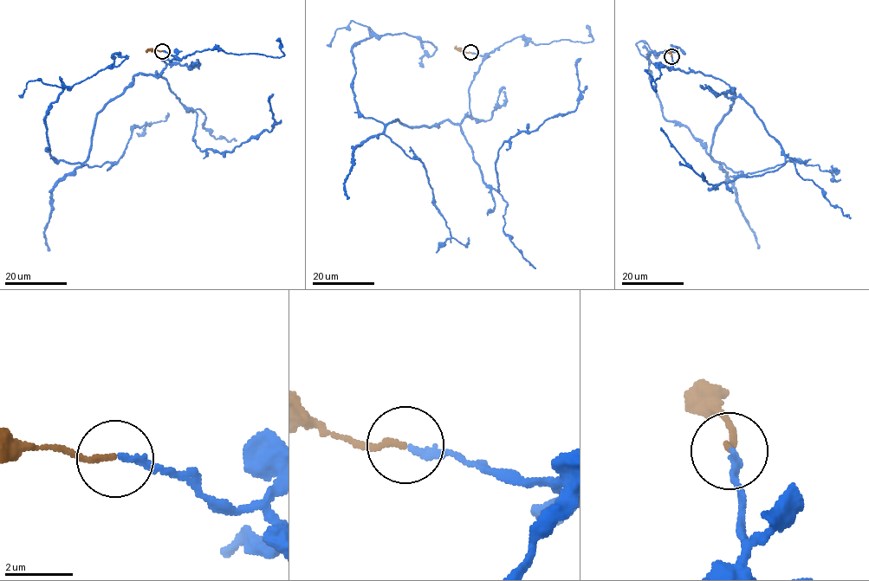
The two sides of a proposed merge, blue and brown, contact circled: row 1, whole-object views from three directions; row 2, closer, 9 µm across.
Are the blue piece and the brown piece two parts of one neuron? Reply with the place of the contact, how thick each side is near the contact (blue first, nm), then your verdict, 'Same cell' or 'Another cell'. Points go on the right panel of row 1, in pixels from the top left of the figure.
Place: (671, 56). Thickness 170 nm (blue) against 170 nm. Same cell

